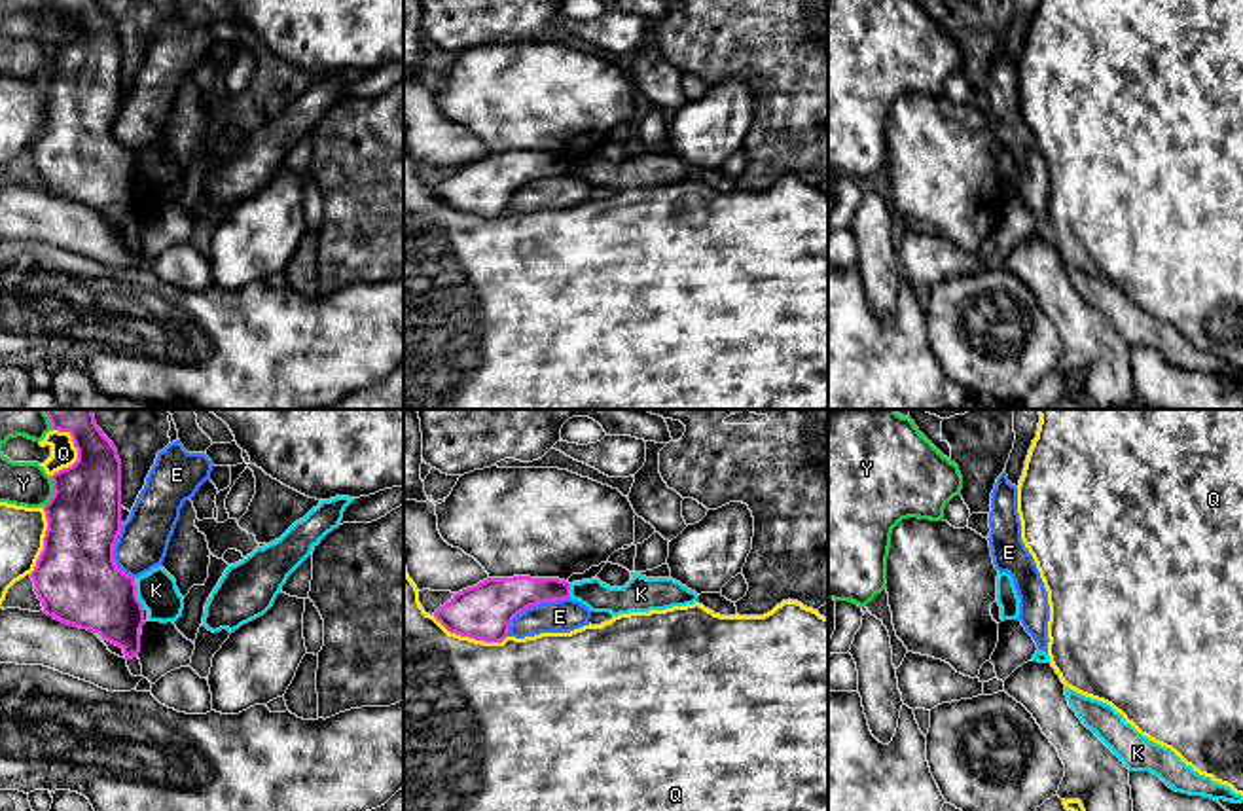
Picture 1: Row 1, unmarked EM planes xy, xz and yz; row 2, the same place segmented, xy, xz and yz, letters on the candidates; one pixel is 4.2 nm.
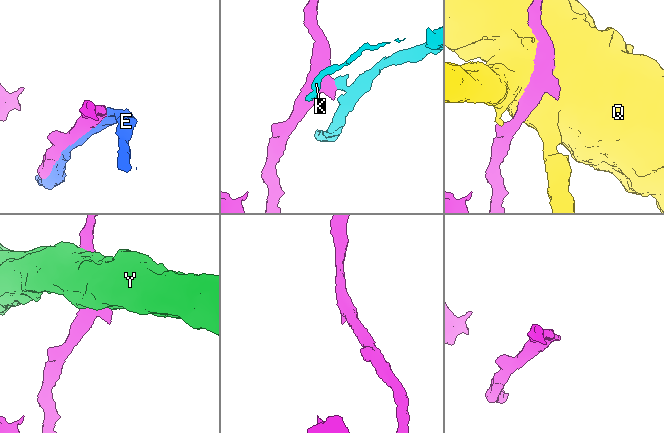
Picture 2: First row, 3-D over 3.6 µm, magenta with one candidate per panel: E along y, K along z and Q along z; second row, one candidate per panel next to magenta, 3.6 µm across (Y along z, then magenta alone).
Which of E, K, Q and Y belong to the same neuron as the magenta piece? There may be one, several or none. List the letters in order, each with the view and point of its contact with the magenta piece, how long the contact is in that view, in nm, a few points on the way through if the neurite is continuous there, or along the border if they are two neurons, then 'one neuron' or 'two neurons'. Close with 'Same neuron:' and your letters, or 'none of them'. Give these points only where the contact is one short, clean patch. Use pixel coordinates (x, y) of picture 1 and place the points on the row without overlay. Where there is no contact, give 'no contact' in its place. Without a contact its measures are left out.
E: contact xz (533, 180); length 320 nm; two neurons
K: contact xy (137, 173); length 120 nm; border xy (135, 160), (135, 171), (143, 184); two neurons
Q: contact xz (470, 213); length 340 nm; two neurons
Y: contact xy (54, 65); length 140 nm; two neurons
Same neuron: none of them

